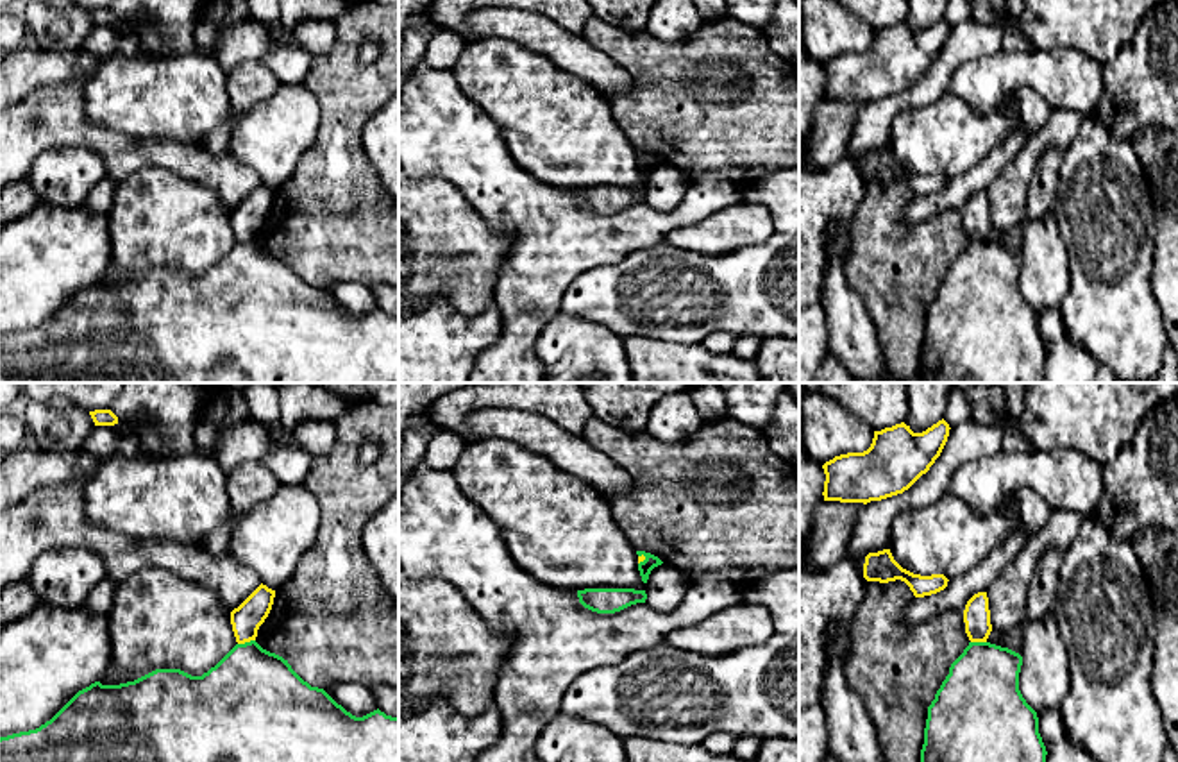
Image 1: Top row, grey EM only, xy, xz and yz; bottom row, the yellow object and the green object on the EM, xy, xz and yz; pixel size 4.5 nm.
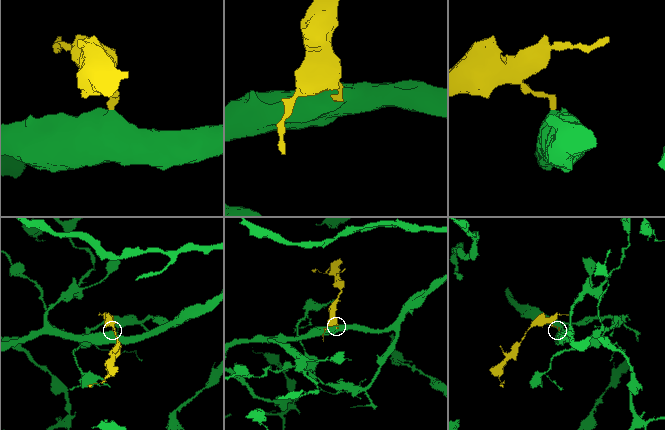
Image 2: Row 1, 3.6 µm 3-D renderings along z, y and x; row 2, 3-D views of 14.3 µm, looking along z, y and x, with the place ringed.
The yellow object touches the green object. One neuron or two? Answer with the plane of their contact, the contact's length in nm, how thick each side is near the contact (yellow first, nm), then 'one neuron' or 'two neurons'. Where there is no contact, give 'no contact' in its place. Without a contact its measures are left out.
contact in xy; length 80 nm; calibres 140 and 420 nm; two neurons

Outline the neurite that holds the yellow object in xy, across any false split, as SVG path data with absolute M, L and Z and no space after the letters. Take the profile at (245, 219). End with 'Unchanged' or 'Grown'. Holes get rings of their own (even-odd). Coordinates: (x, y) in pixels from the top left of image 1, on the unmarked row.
M259 184L238 207L231 211L231 224L238 243L256 240L259 225L268 216L275 190Z. Unchanged

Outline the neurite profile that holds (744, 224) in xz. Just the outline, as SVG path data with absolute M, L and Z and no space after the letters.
M738 202L695 225L685 225L665 236L665 241L699 256L728 252L765 243L774 234L774 220L763 204Z

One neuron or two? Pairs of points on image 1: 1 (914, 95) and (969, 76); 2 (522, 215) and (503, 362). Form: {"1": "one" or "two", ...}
{"1": "two", "2": "one"}

